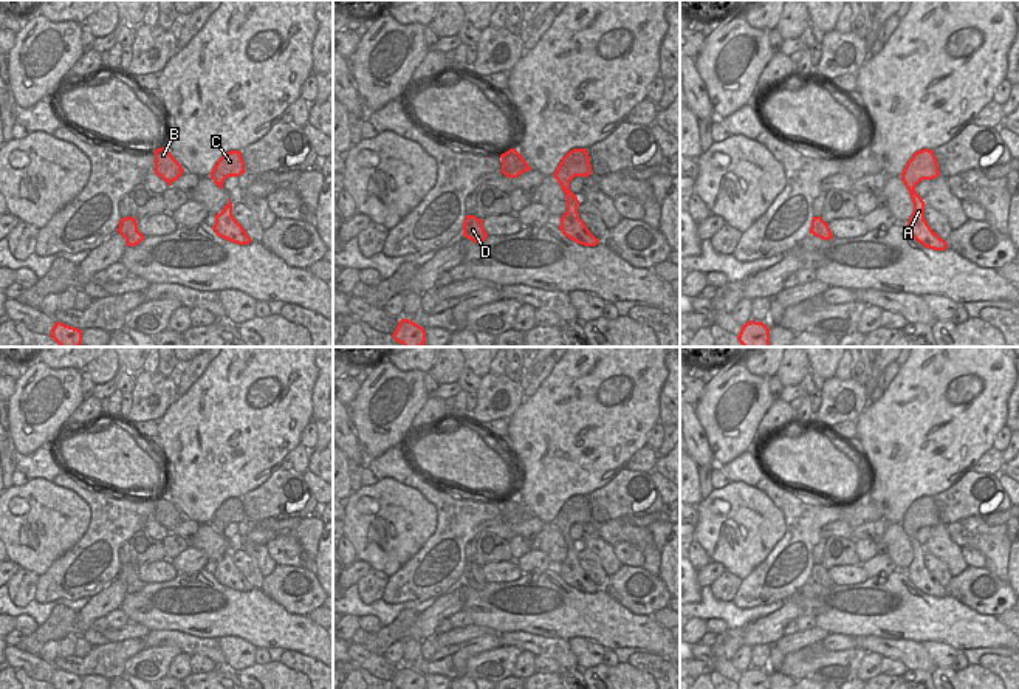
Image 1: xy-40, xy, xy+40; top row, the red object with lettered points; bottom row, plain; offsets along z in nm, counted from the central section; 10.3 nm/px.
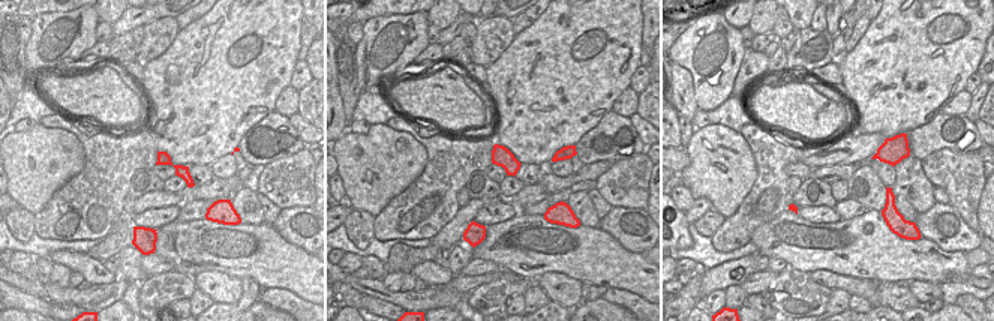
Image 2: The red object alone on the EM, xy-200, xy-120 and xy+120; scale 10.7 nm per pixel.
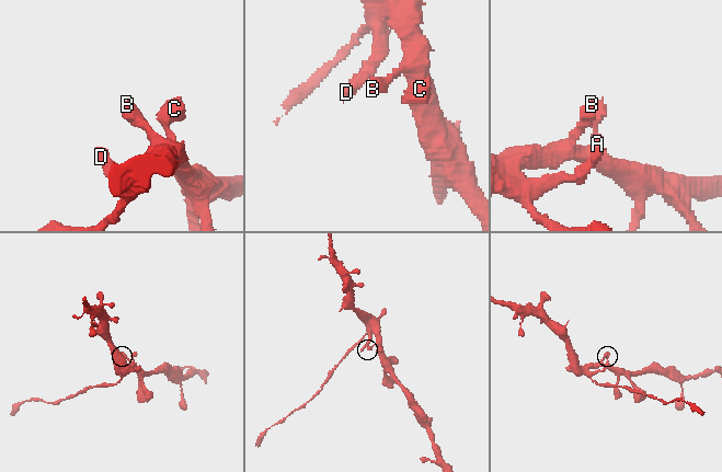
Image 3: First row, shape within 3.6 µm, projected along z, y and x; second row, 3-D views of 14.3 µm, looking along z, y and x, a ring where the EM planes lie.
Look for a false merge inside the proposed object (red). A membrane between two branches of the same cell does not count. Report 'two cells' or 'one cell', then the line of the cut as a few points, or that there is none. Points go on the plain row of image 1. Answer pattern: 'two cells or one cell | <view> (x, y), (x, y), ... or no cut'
one cell | no cut

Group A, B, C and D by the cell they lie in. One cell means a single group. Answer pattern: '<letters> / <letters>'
A B C D

